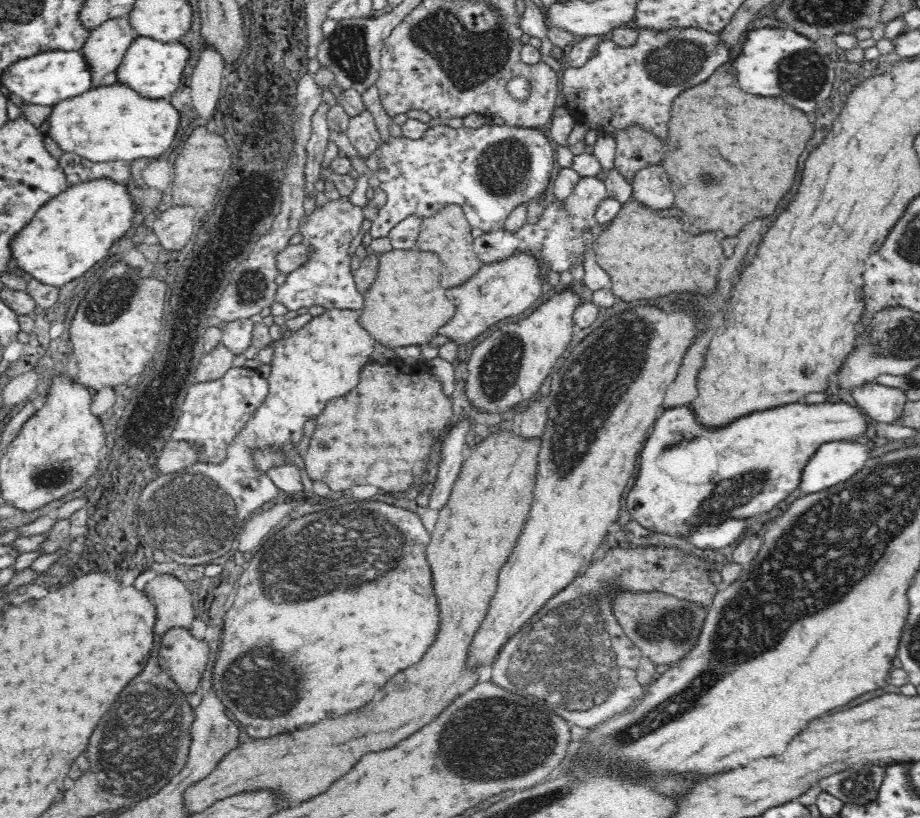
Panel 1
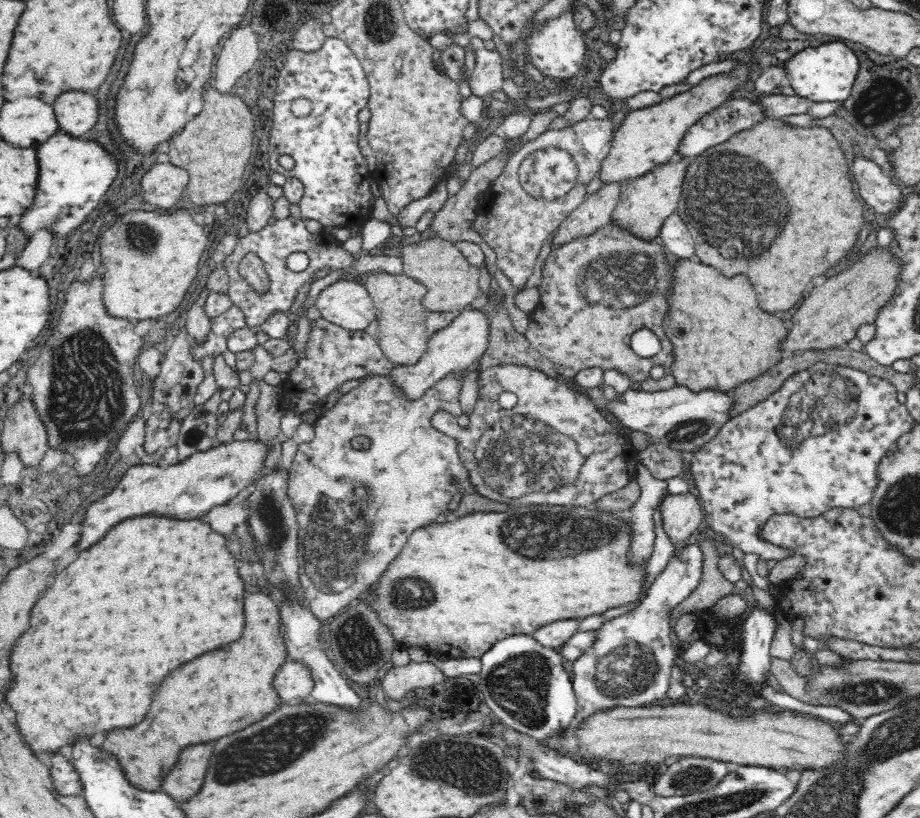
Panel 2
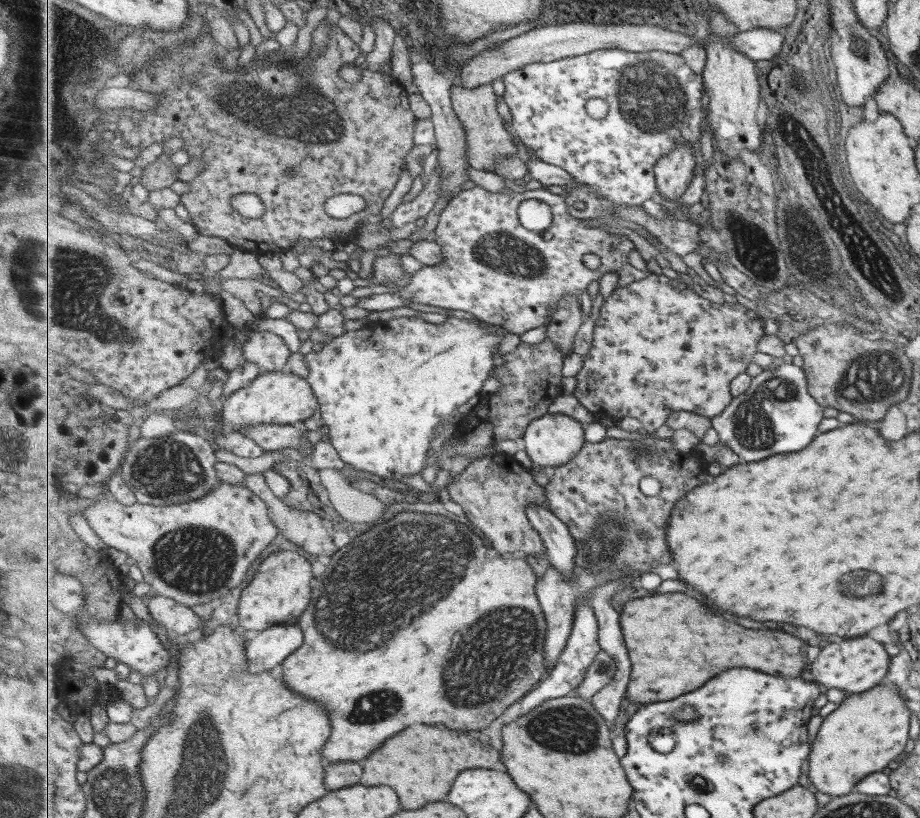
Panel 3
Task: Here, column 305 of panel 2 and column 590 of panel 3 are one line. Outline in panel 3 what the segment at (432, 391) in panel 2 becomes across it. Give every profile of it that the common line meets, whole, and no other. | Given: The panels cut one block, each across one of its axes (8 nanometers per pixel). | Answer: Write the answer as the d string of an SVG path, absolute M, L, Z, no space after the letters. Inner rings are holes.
M645 431L645 438L641 440L627 440L604 438L602 441L591 443L585 442L579 455L563 467L552 469L550 484L546 487L547 501L551 505L552 512L572 530L572 535L577 543L577 568L575 568L575 580L565 580L563 574L555 568L548 566L541 574L536 584L537 596L541 600L543 612L547 614L549 620L549 632L547 634L545 648L545 664L548 672L556 668L557 662L561 658L565 647L568 646L568 640L573 632L575 624L575 613L577 613L578 600L590 601L593 595L593 589L607 583L613 579L625 579L629 575L649 572L651 567L655 567L657 562L673 562L671 550L665 540L667 532L667 518L671 510L679 499L683 498L699 484L707 482L713 478L708 470L706 460L701 453L687 452L679 453L673 440L660 439L652 433ZM639 445L655 446L651 452L651 457L639 457L637 449Z

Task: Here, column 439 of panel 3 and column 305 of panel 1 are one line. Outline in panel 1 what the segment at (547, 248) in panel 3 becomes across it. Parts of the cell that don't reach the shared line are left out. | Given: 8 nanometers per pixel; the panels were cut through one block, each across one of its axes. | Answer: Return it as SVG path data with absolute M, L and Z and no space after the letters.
M345 196L333 201L328 200L321 207L316 206L307 218L303 218L299 228L299 233L303 237L301 243L309 244L310 248L317 250L312 256L314 263L306 263L287 275L286 282L277 290L277 302L284 305L288 310L294 311L298 310L298 308L310 308L314 304L323 305L326 310L362 309L364 307L364 297L362 293L356 291L348 249L352 239L360 232L360 226L362 226L364 219L362 207L354 206Z

